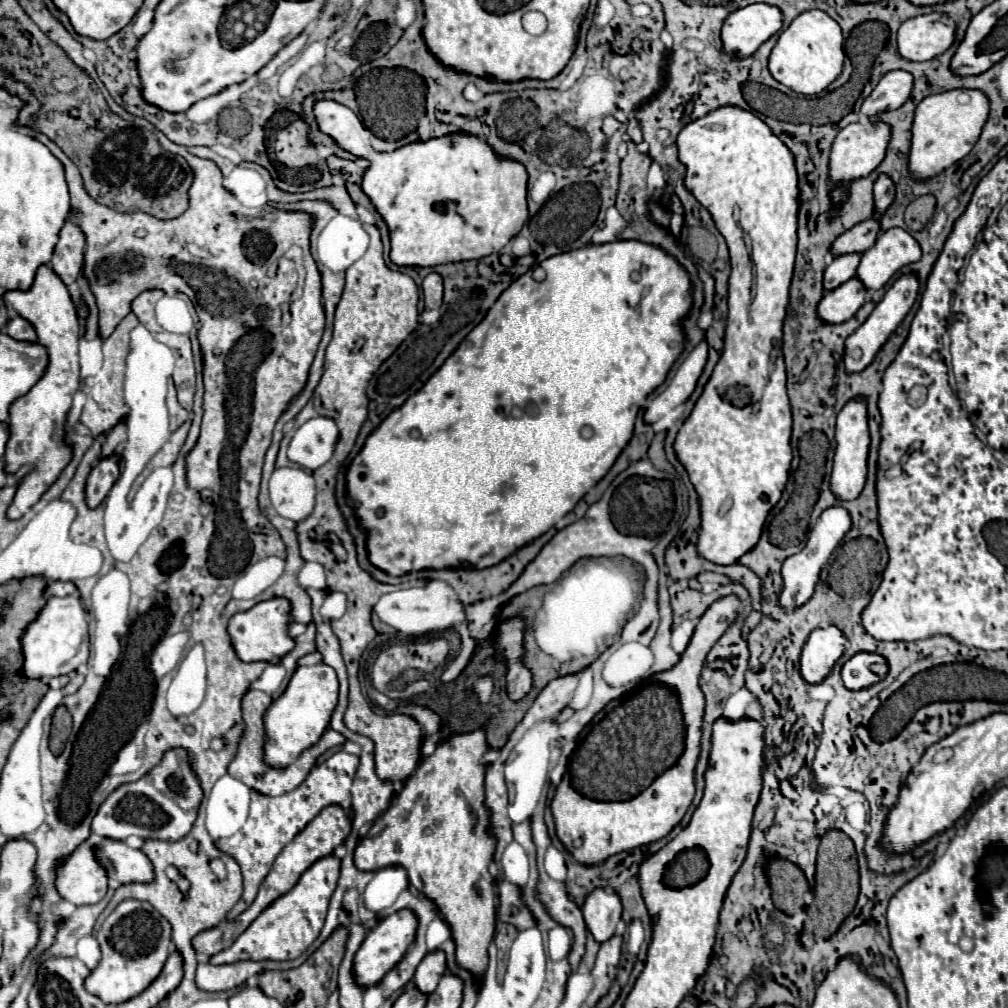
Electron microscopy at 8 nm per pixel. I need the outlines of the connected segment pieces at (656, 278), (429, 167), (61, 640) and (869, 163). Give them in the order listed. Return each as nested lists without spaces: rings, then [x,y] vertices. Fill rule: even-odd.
[[[618,239],[554,255],[542,261],[542,269],[546,269],[544,281],[532,279],[530,271],[518,277],[496,299],[486,317],[466,335],[456,353],[446,359],[436,375],[432,375],[432,379],[428,379],[426,385],[400,409],[392,411],[388,419],[384,419],[384,423],[380,423],[380,427],[366,439],[362,451],[352,459],[346,473],[348,495],[360,503],[356,515],[368,531],[368,555],[372,565],[378,569],[390,575],[406,575],[410,571],[440,567],[490,567],[546,533],[610,471],[626,443],[632,439],[640,403],[644,403],[646,397],[664,383],[670,367],[684,351],[686,341],[680,323],[692,307],[692,281],[676,257],[668,255],[662,247],[634,239]],[[634,271],[640,273],[640,281],[632,281],[630,275]]]
[[[318,101],[314,105],[314,115],[318,127],[330,137],[334,137],[340,147],[354,153],[356,157],[364,157],[370,161],[370,167],[366,169],[362,179],[362,187],[390,227],[390,259],[400,267],[434,267],[440,263],[486,257],[504,249],[506,243],[520,233],[522,225],[528,219],[526,167],[514,159],[498,155],[486,141],[478,139],[476,135],[458,133],[434,137],[428,141],[408,143],[390,153],[376,153],[370,143],[366,143],[366,127],[348,107],[334,101]]]
[[[80,595],[50,597],[36,623],[32,623],[32,627],[24,633],[24,675],[44,679],[72,673],[78,665],[88,661],[88,651],[88,619]]]
[[[862,119],[858,123],[852,123],[840,129],[830,153],[830,179],[834,183],[842,183],[842,181],[852,181],[852,179],[870,175],[882,163],[890,137],[892,137],[892,131],[884,121]]]

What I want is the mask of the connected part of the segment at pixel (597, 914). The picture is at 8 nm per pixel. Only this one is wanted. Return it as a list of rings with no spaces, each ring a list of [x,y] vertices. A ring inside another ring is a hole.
[[[598,887],[586,897],[582,913],[588,931],[594,935],[598,943],[604,943],[616,933],[616,925],[622,915],[620,895],[608,887]]]

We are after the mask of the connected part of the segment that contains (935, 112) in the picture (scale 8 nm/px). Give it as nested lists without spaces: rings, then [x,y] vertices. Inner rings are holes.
[[[952,89],[938,95],[928,95],[920,101],[914,113],[910,171],[916,179],[928,179],[948,169],[966,157],[976,145],[982,127],[990,113],[990,101],[980,89]]]

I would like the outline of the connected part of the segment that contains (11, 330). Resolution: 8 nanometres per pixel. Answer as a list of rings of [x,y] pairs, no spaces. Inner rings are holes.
[[[14,317],[8,327],[6,327],[6,333],[12,335],[14,339],[24,339],[24,341],[36,341],[36,331],[34,327],[24,319],[24,317]]]

